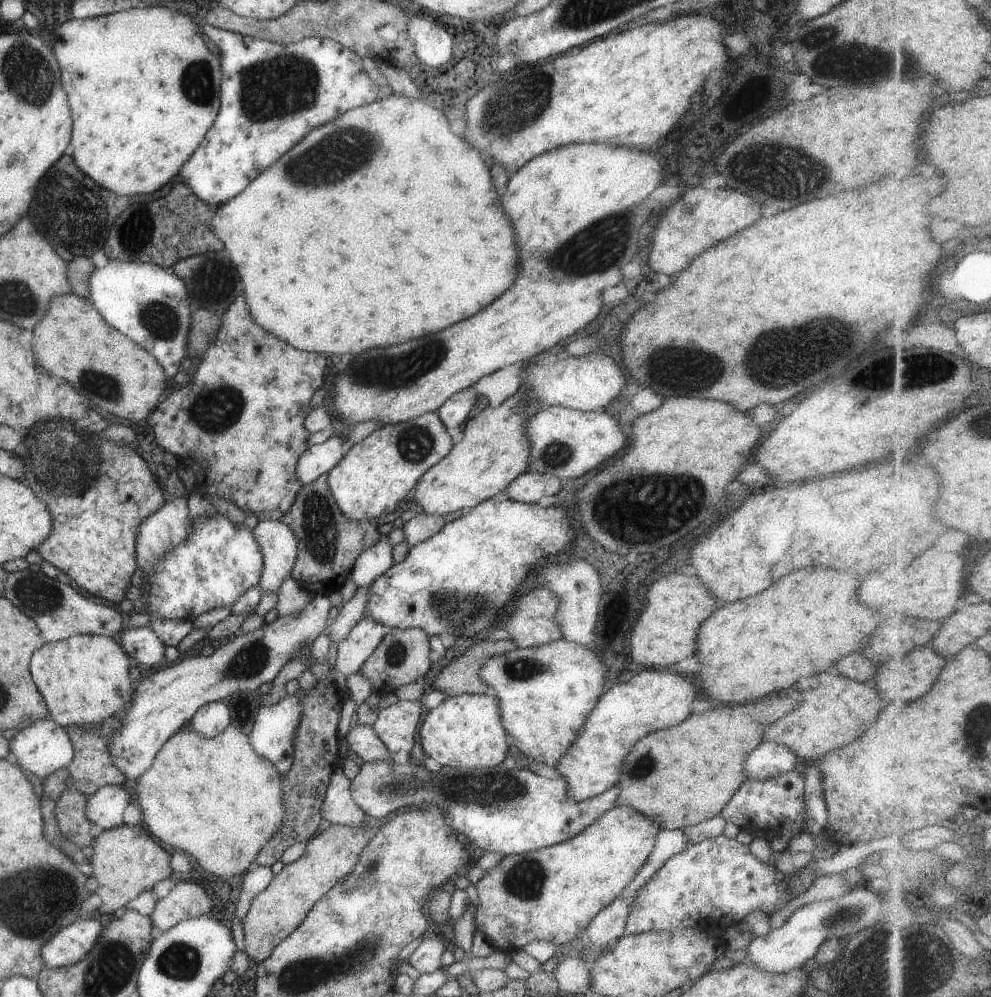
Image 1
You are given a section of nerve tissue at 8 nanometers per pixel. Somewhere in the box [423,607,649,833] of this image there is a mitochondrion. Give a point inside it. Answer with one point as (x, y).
(523, 668)

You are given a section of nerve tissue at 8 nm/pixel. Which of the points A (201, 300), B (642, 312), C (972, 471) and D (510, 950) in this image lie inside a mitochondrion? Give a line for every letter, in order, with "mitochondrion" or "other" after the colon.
A: mitochondrion
B: other
C: other
D: other

